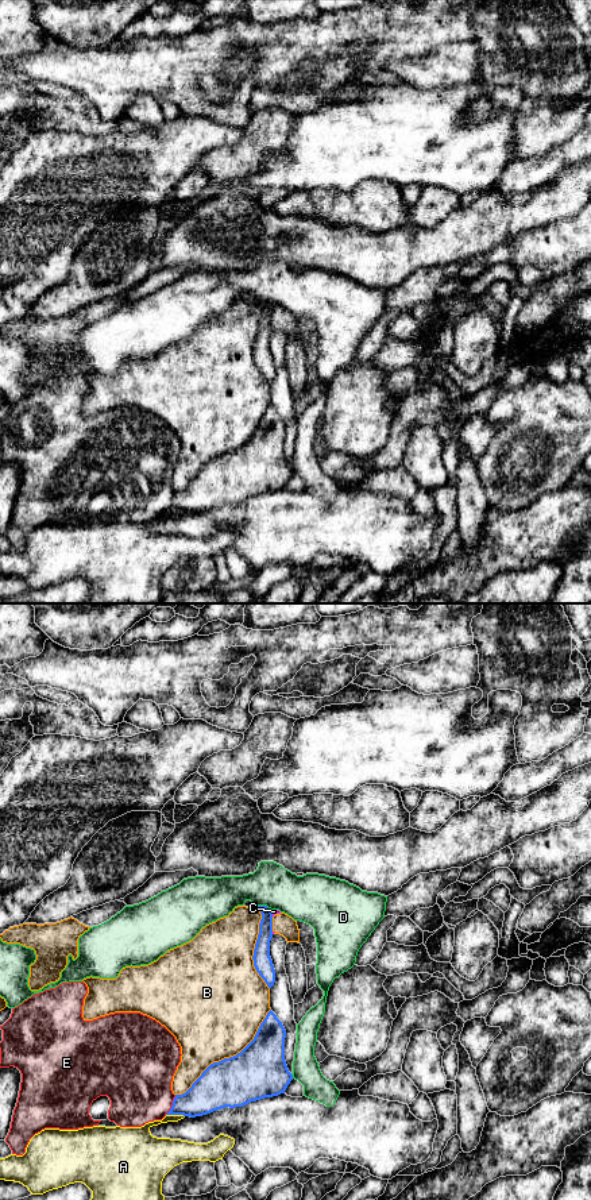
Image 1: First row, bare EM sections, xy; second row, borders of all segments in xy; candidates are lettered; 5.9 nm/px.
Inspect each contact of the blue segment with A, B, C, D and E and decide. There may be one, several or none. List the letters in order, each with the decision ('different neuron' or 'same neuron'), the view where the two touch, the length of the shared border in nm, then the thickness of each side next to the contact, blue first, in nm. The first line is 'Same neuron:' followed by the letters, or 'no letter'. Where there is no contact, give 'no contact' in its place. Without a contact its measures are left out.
Same neuron: no letter
A: different neuron | xy | 110 nm | 220/190 nm
B: different neuron | xy | 750 nm | 320/500 nm
C: different neuron | xy | 40 nm | 100/30 nm
D: different neuron | xy | 100 nm | 100/280 nm
E: different neuron | xy | 140 nm | 240/400 nm

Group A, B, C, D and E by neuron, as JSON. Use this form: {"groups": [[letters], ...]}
{"groups": [["A"], ["B", "C"], ["D"], ["E"]]}

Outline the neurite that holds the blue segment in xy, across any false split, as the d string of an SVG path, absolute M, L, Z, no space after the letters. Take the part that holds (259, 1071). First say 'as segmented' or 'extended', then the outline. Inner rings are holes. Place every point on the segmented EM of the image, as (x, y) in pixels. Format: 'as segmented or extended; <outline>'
as segmented; M270 1010L260 1023L254 1039L236 1056L210 1064L192 1087L175 1095L166 1115L202 1116L229 1107L243 1107L251 1101L285 1093L293 1080L285 1061L286 1030Z

